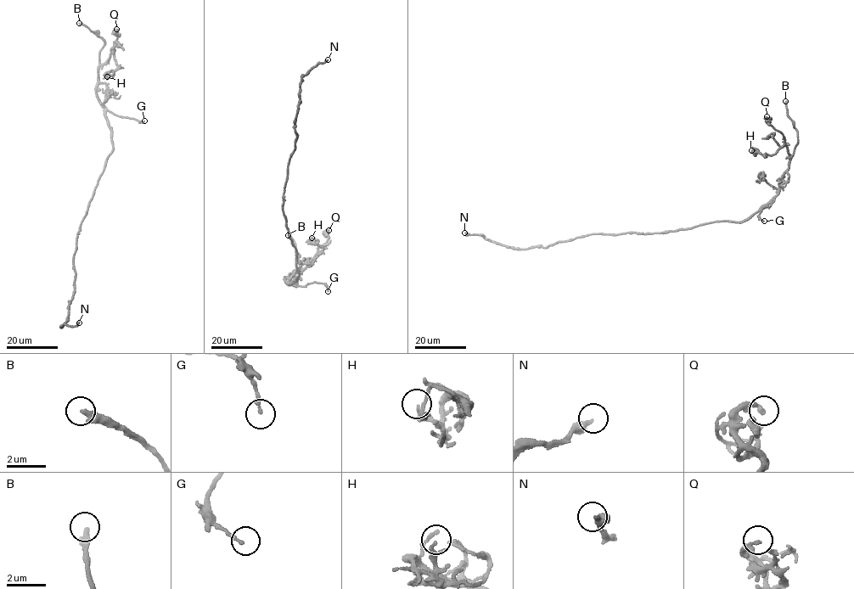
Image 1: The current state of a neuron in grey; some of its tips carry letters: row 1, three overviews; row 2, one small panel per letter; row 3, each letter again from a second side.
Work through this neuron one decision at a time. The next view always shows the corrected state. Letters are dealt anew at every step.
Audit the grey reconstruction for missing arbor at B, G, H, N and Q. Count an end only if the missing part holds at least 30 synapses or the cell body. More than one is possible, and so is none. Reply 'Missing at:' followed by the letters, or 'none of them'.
Missing at: B, N

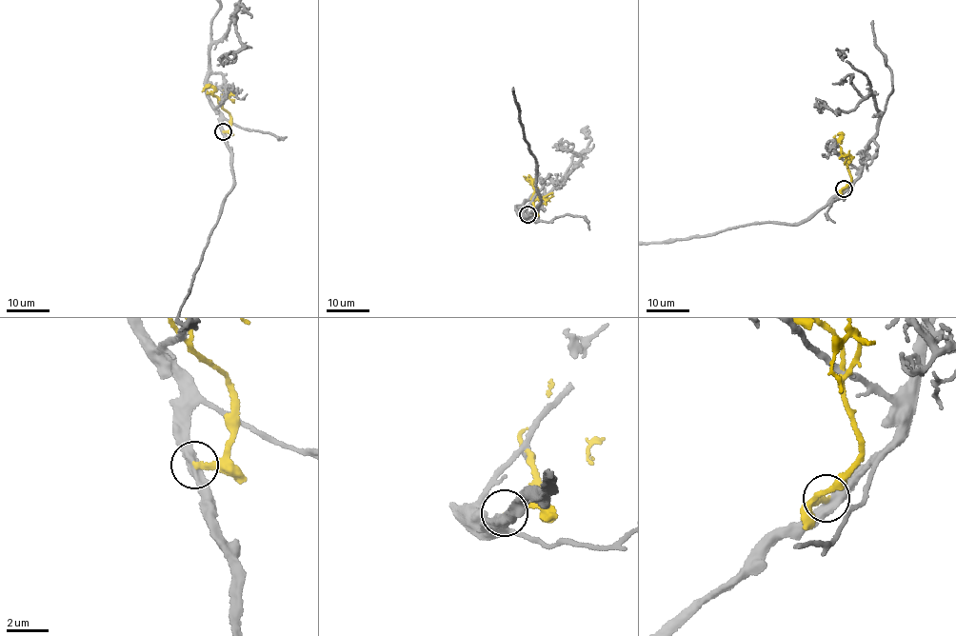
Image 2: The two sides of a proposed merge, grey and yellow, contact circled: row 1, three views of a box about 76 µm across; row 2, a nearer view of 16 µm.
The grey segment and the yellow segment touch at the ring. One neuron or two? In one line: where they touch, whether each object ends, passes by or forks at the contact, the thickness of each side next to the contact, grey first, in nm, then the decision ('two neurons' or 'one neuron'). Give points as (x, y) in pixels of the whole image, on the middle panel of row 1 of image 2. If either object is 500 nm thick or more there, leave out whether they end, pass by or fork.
(527, 214) | grey passes by | yellow ends | 440/240 nm | two neurons

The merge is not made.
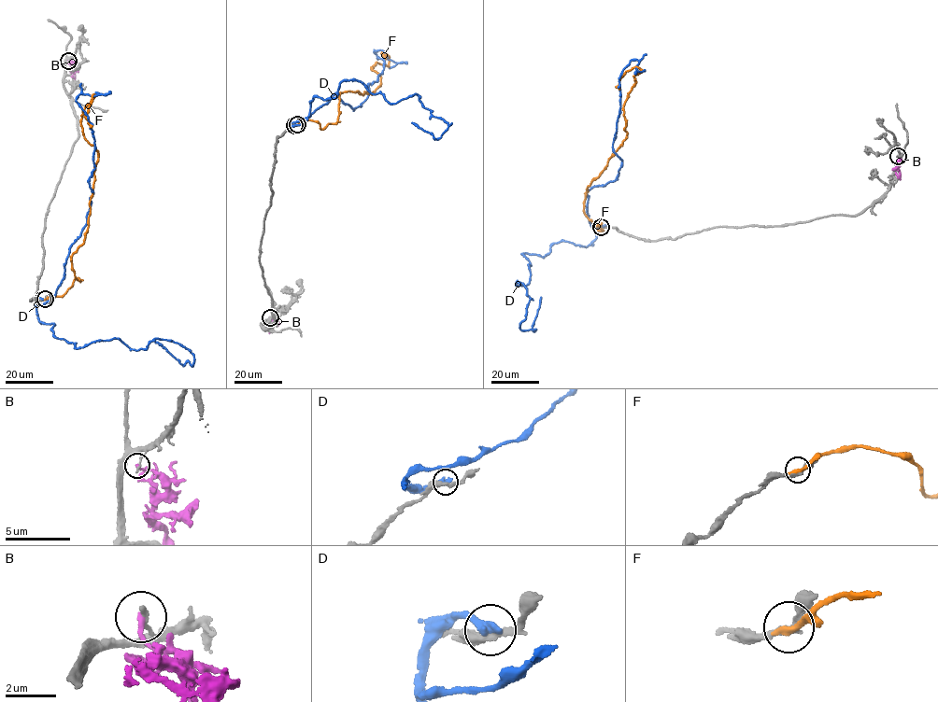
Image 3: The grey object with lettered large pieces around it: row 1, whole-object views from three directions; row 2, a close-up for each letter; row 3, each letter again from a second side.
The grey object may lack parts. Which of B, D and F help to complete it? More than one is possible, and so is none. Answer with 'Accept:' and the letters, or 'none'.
Accept: none

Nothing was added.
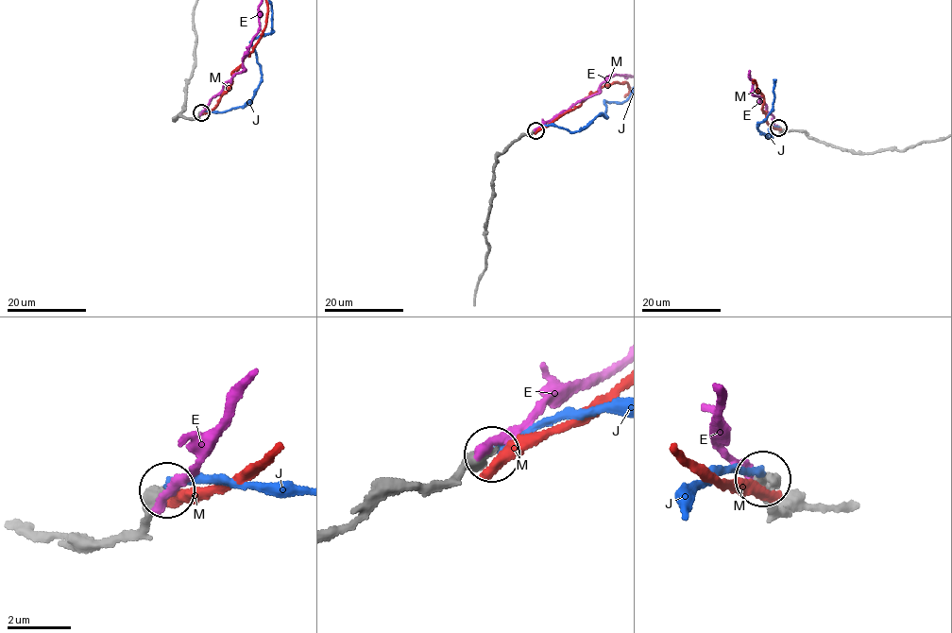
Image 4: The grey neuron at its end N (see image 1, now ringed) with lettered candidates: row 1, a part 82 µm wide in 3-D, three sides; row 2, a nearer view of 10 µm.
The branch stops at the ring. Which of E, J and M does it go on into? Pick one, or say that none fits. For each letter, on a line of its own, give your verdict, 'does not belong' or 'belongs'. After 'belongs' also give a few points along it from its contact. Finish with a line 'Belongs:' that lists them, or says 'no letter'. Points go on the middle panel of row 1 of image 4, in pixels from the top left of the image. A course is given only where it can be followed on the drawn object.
E: does not belong
J: does not belong
M: does not belong
Belongs: no letter

